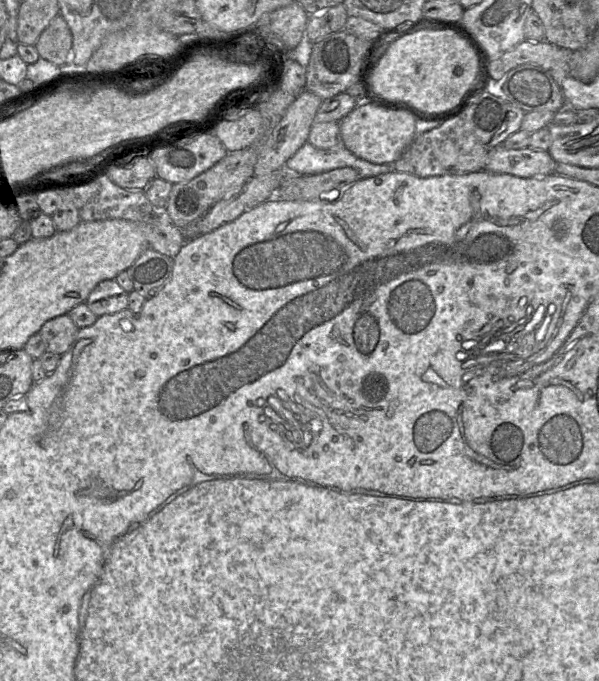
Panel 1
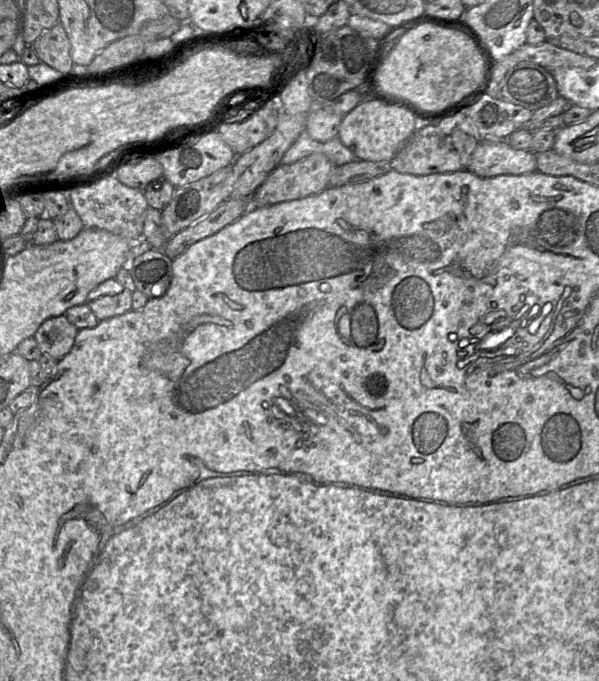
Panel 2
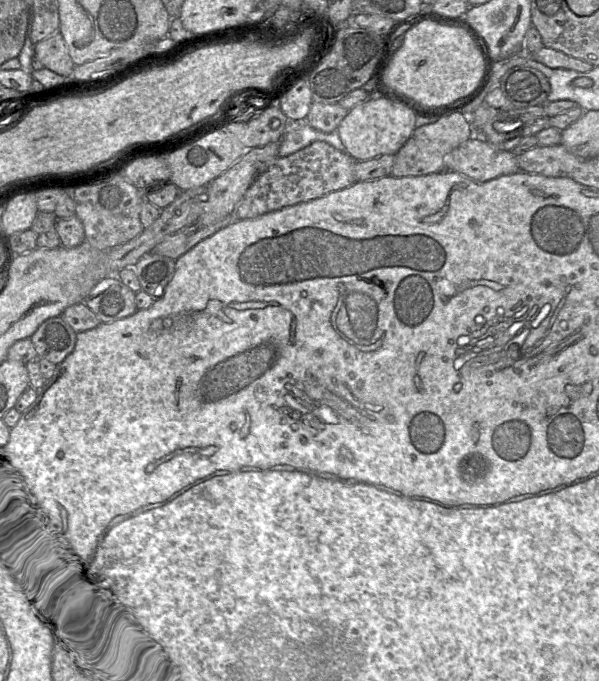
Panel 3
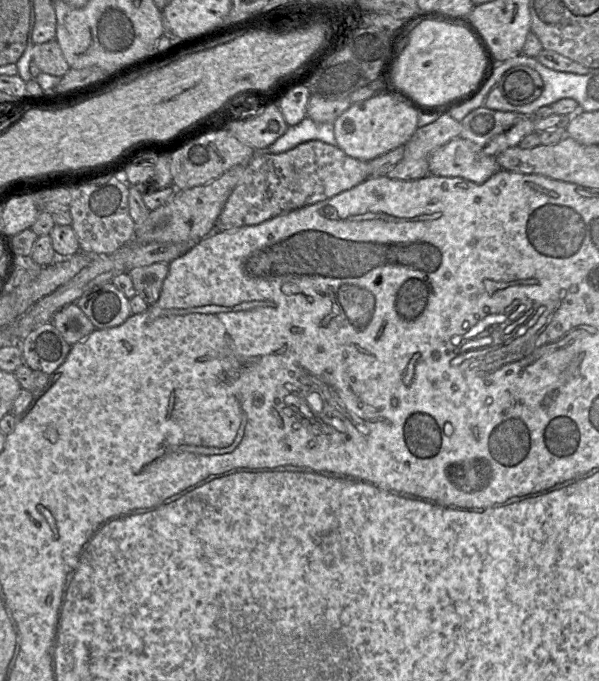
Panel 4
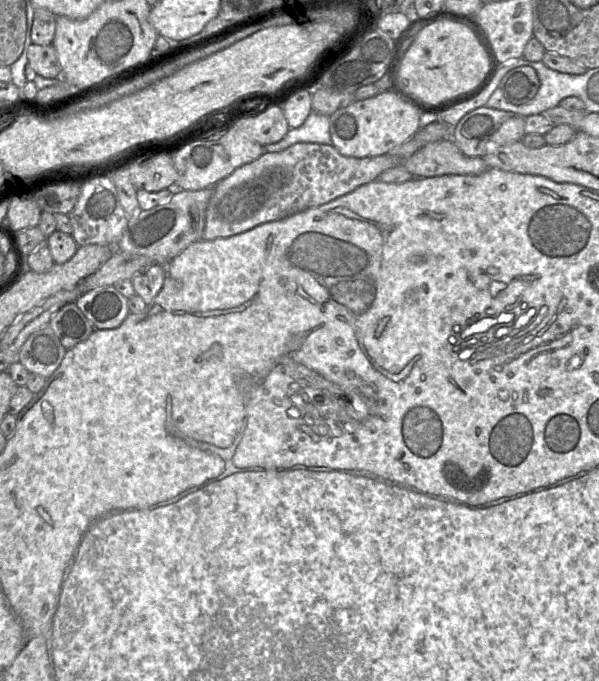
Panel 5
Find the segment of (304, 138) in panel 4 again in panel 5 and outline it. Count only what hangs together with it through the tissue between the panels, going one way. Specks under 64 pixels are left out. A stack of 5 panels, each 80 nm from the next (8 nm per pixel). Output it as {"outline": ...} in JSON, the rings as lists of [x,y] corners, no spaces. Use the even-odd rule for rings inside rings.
{"outline":[[[311,112],[298,128],[289,128],[286,136],[279,142],[264,147],[264,152],[280,152],[296,143],[319,143],[332,145],[329,117]]]}

